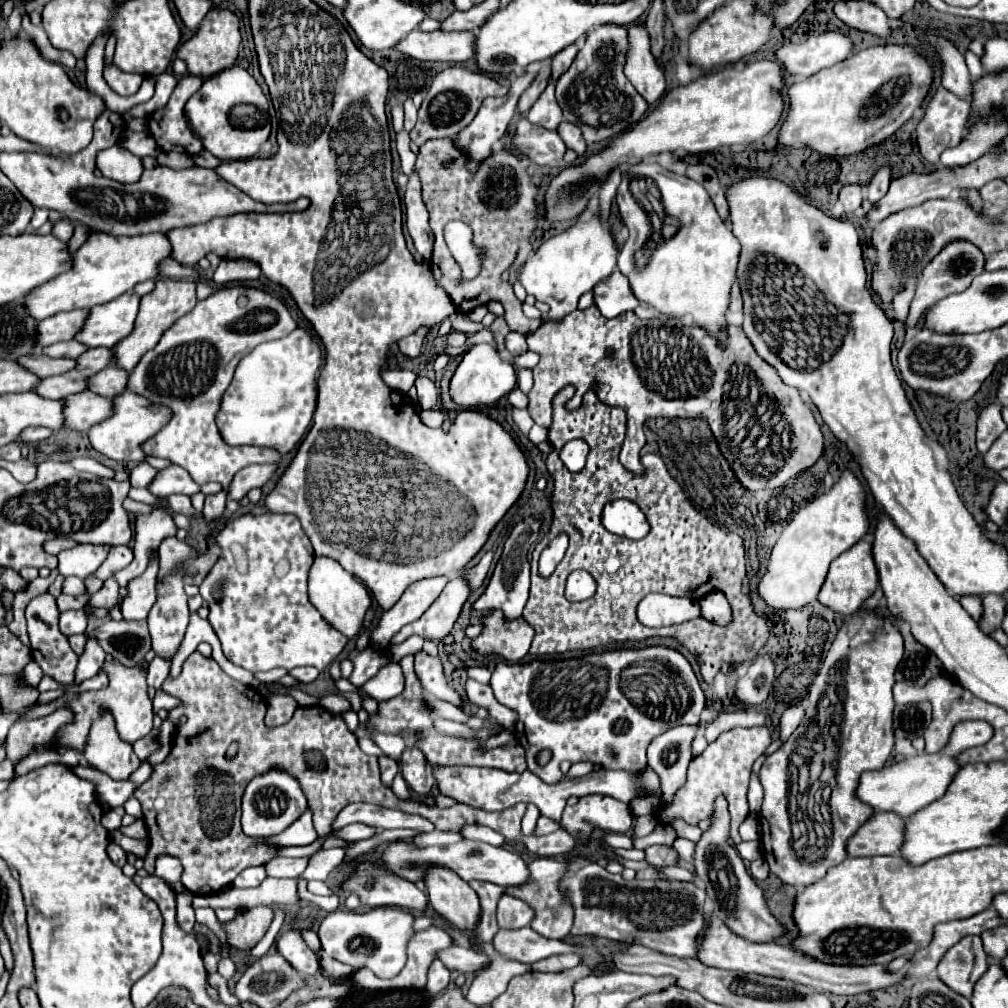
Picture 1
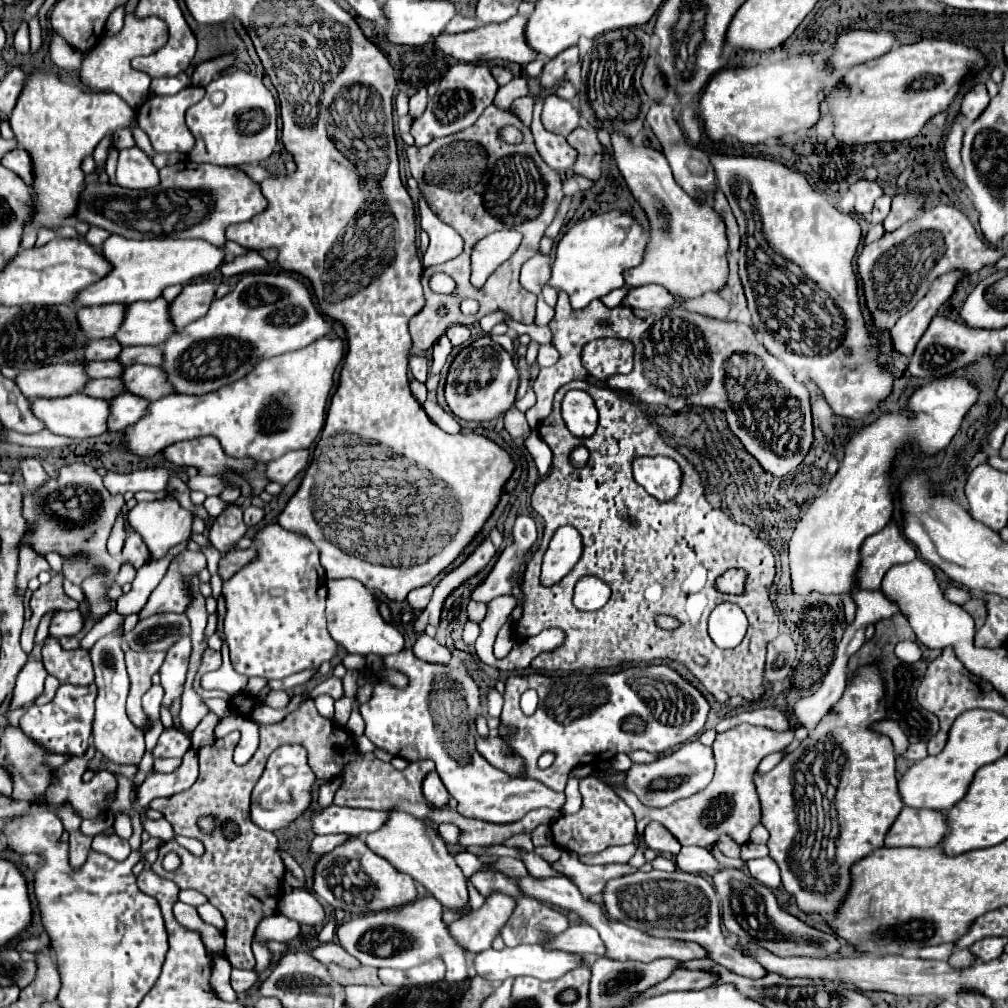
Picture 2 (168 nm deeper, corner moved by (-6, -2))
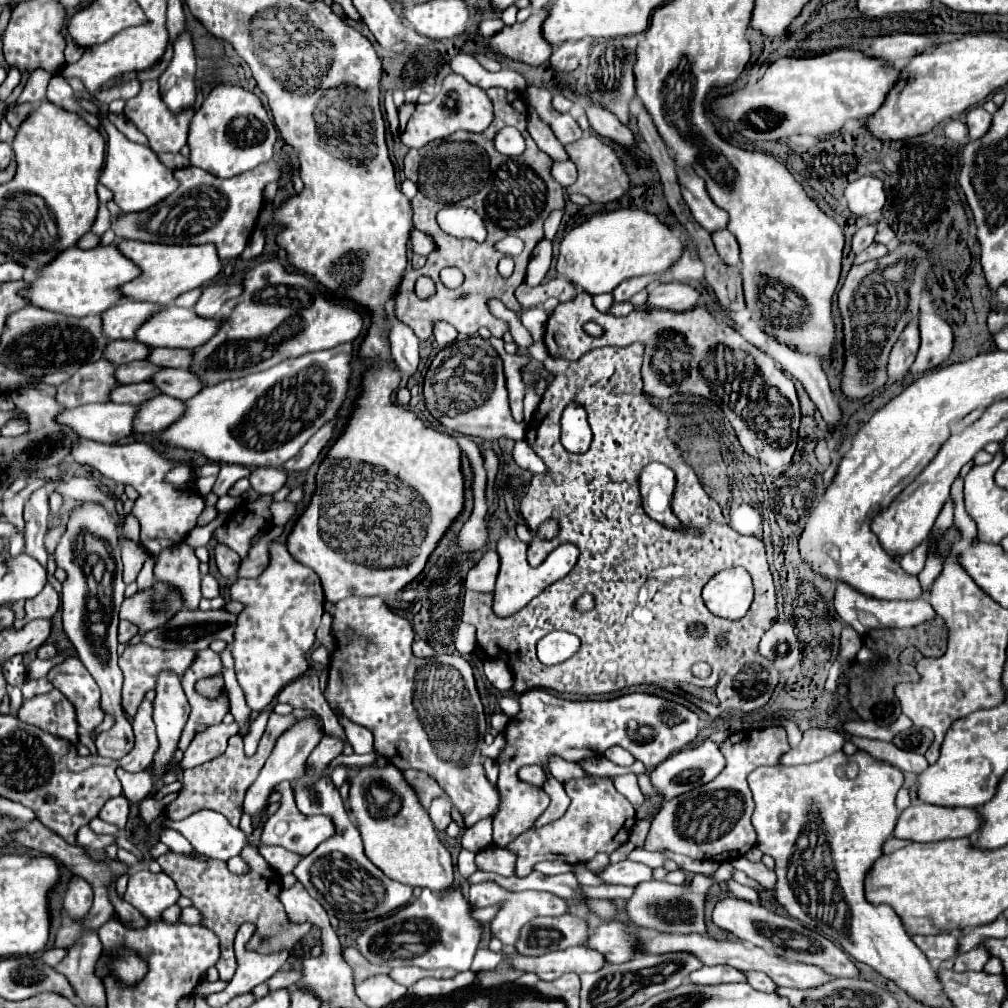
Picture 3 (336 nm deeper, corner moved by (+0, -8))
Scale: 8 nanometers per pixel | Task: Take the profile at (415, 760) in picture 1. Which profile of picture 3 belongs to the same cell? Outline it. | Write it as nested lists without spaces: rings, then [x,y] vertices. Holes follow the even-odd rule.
[[[434,799],[432,801],[432,807],[428,813],[430,813],[430,819],[438,831],[446,831],[446,827],[450,825],[450,821],[452,821],[450,809],[452,809],[452,805],[448,799]]]

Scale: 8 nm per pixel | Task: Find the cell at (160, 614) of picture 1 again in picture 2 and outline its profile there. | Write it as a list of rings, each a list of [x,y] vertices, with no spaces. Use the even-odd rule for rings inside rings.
[[[190,637],[188,639],[178,639],[166,651],[166,659],[160,667],[160,683],[164,687],[164,701],[162,701],[164,707],[170,707],[172,699],[180,697],[182,691],[184,691],[190,653],[192,653]]]

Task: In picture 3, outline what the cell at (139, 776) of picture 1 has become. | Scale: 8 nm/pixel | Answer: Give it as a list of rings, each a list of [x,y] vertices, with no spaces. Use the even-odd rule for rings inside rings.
[[[220,723],[220,725],[212,725],[206,731],[198,733],[192,741],[192,745],[186,749],[184,759],[180,761],[180,769],[188,769],[194,765],[202,765],[206,761],[212,761],[214,757],[222,755],[226,751],[228,745],[228,737],[238,733],[238,725],[236,723]]]

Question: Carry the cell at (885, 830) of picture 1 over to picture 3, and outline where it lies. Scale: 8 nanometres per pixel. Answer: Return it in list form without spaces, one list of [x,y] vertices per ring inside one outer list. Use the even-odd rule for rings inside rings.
[[[910,805],[904,809],[898,817],[894,837],[898,839],[912,839],[920,843],[928,841],[944,841],[944,839],[956,839],[956,837],[968,837],[974,835],[982,827],[982,817],[976,807],[958,807],[958,809],[946,809],[940,805]]]

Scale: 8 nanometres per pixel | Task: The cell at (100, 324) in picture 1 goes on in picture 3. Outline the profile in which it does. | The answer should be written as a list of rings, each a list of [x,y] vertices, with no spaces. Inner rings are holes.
[[[170,305],[166,311],[150,317],[150,321],[138,329],[134,339],[150,347],[198,349],[214,337],[220,323],[222,319],[206,319],[196,315],[194,309]]]

